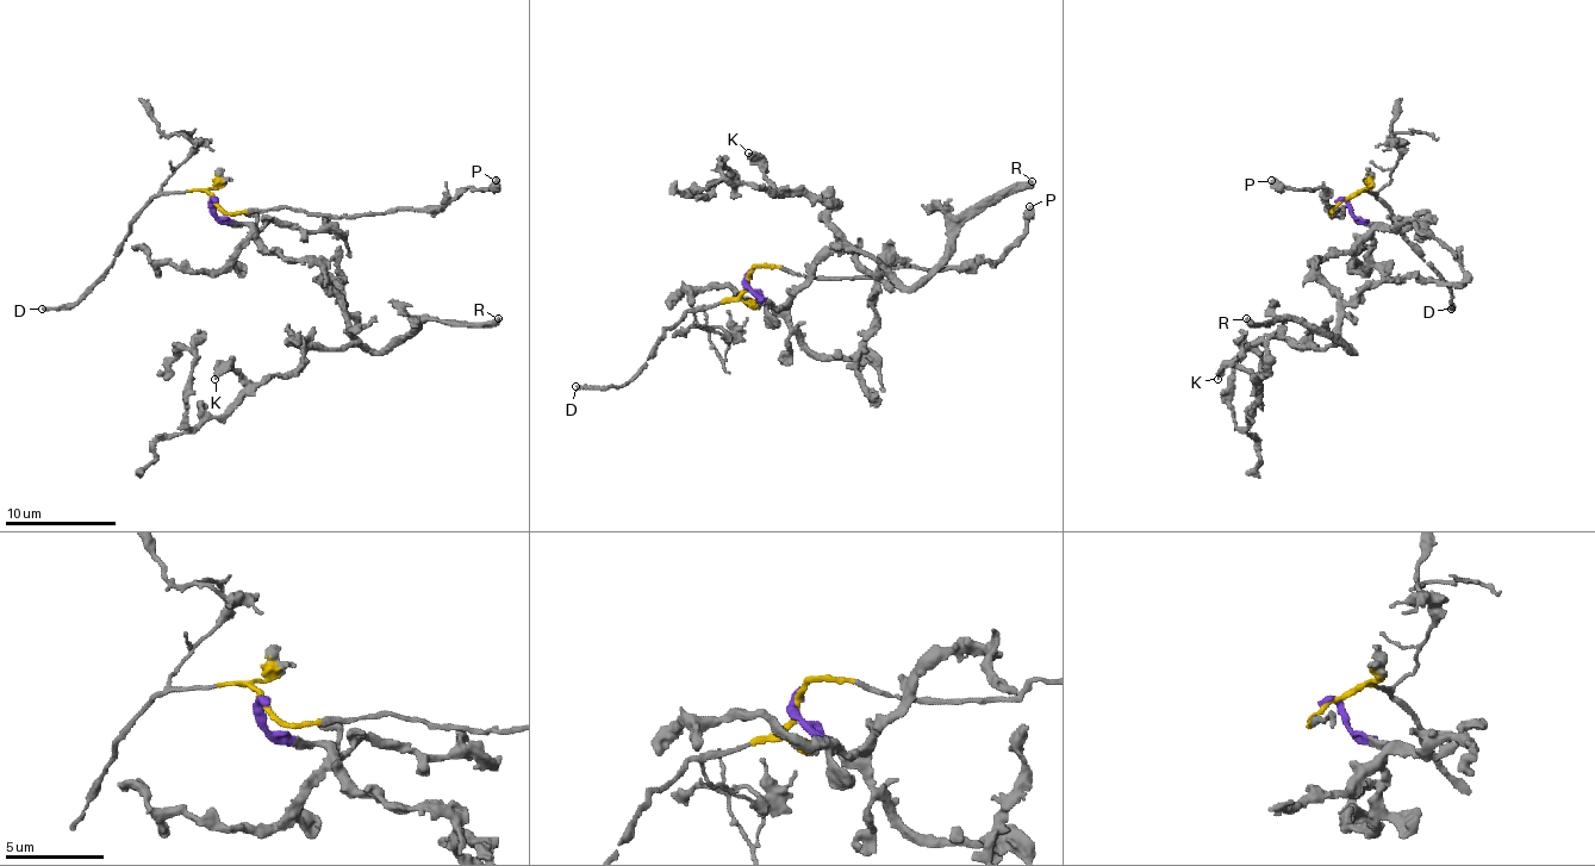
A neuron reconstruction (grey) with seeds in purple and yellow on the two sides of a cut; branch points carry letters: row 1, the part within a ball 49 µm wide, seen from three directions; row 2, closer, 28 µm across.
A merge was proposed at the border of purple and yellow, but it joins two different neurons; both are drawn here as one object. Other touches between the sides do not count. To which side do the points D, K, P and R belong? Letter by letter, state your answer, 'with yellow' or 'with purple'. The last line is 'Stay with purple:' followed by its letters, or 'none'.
D: with yellow
K: with purple
P: with yellow
R: with purple
Stay with purple: K, R

